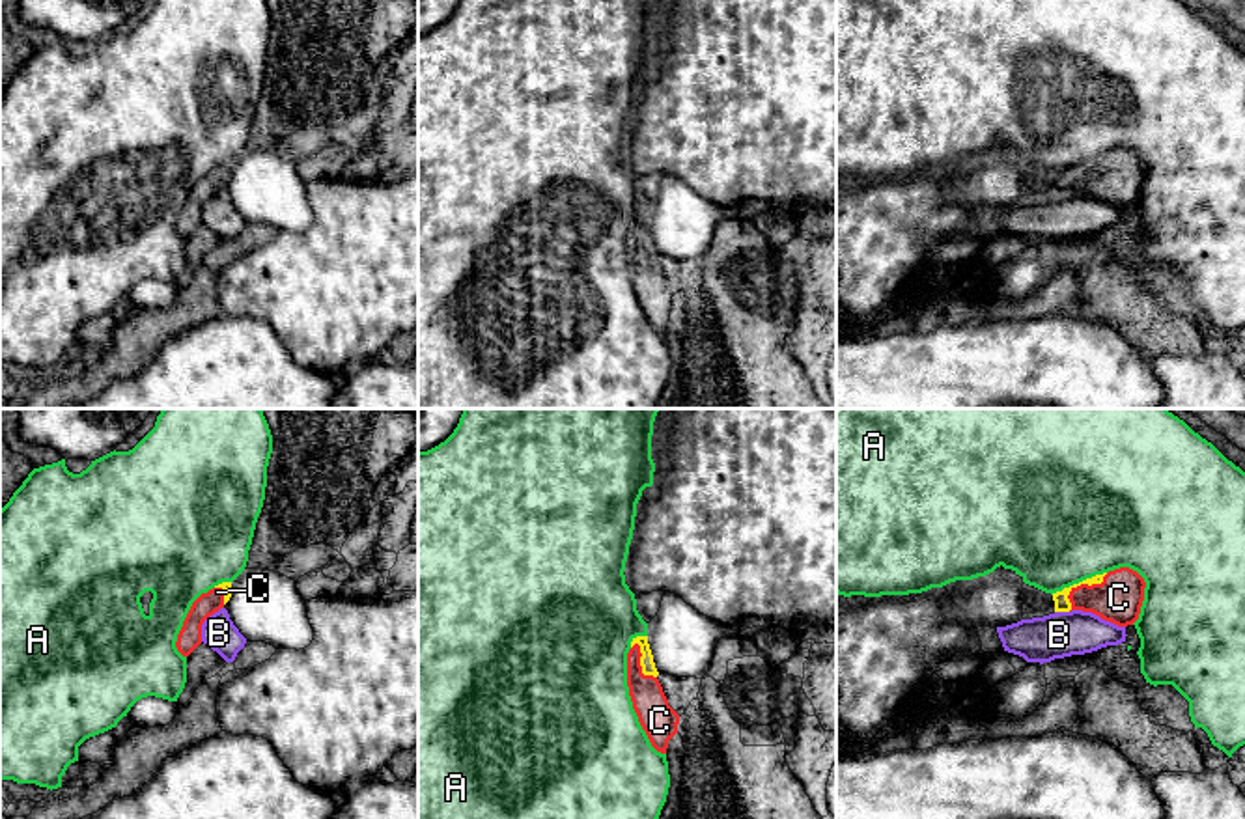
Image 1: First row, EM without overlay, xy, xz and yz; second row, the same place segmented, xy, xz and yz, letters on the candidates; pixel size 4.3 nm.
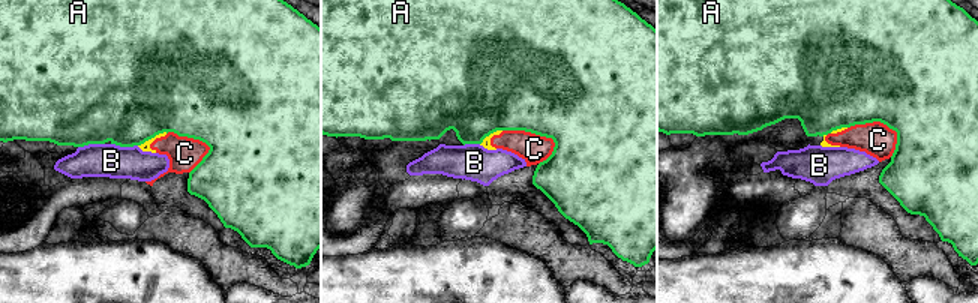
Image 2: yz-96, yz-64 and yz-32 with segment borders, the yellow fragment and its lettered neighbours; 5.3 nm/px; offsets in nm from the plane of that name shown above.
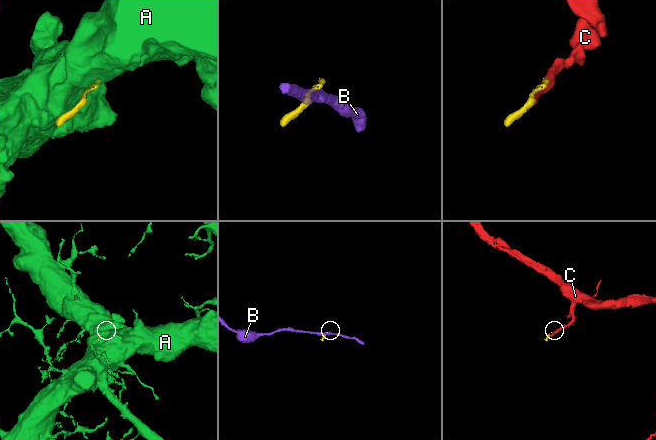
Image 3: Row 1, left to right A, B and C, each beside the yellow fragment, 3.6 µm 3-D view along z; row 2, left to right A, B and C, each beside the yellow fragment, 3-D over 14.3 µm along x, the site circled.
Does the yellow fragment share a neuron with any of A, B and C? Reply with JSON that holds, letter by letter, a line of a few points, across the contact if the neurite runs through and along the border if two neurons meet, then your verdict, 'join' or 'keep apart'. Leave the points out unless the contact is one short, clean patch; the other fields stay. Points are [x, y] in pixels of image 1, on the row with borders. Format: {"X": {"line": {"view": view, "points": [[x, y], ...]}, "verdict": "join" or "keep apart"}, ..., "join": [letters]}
{"A": {"verdict": "keep apart"}, "B": {"line": {"view": "yz", "points": [[1055, 610], [1068, 612]]}, "verdict": "keep apart"}, "C": {"verdict": "join"}, "join": ["C"]}

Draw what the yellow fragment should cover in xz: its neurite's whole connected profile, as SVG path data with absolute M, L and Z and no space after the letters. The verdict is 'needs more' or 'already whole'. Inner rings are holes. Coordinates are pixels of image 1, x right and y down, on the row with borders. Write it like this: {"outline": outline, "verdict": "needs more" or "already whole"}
{"outline": "M636 636L627 653L627 687L633 709L651 746L666 754L668 741L678 733L679 715L668 705L648 636Z", "verdict": "needs more"}

